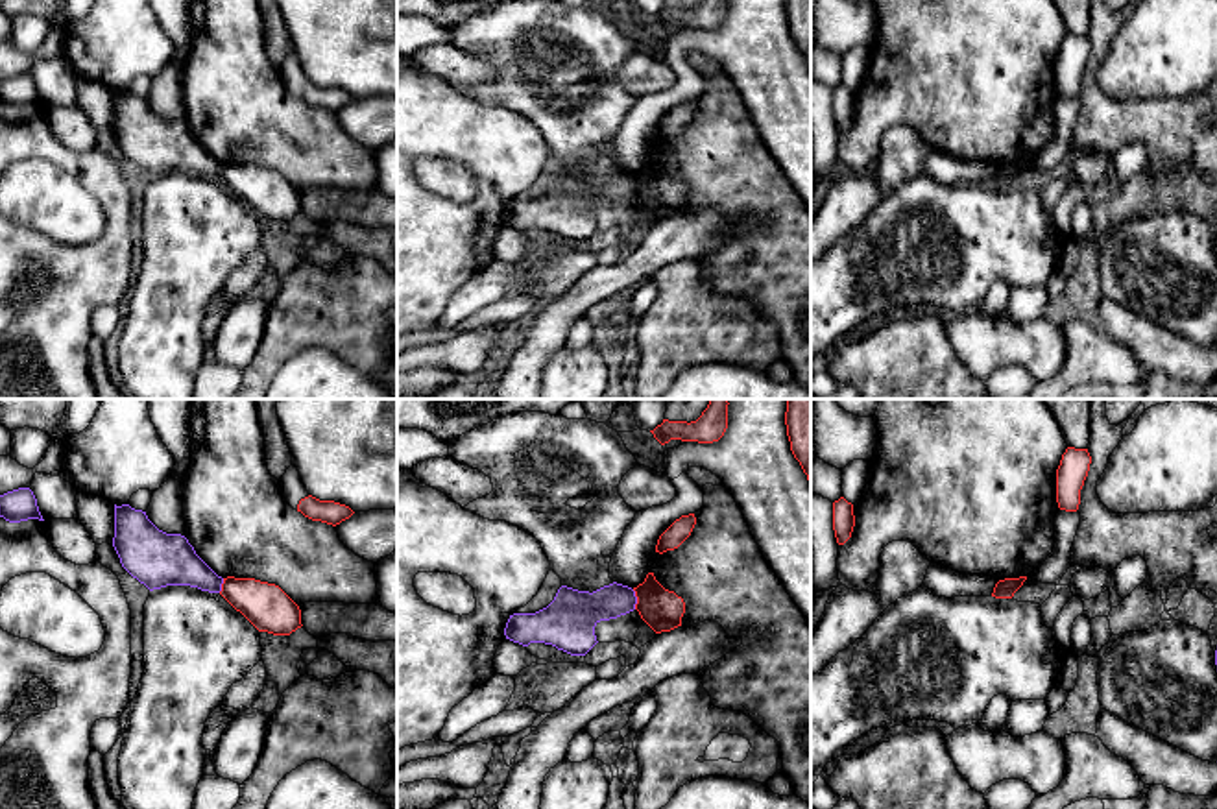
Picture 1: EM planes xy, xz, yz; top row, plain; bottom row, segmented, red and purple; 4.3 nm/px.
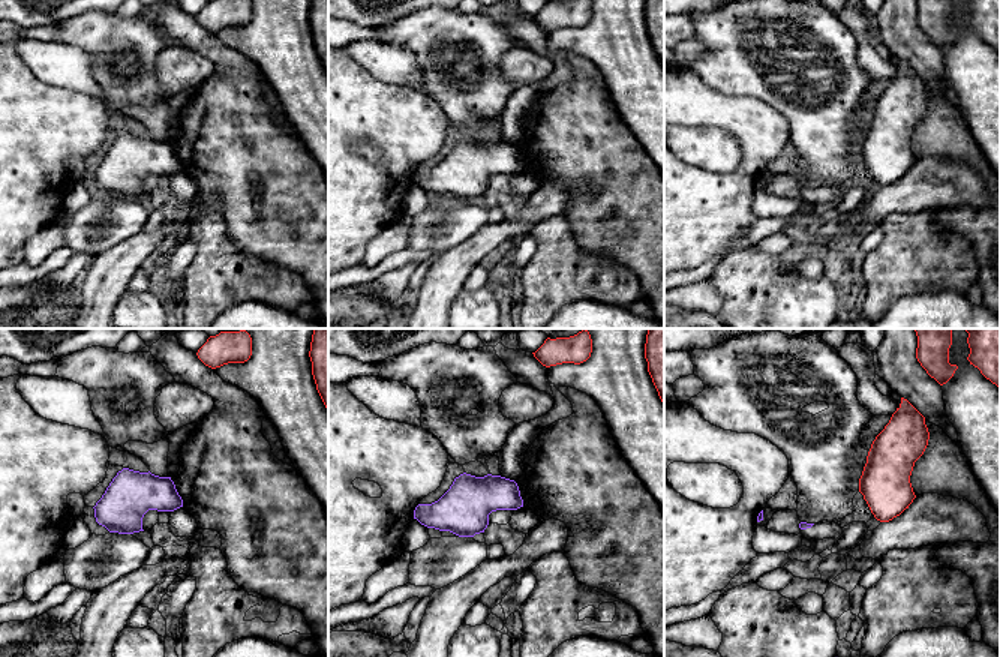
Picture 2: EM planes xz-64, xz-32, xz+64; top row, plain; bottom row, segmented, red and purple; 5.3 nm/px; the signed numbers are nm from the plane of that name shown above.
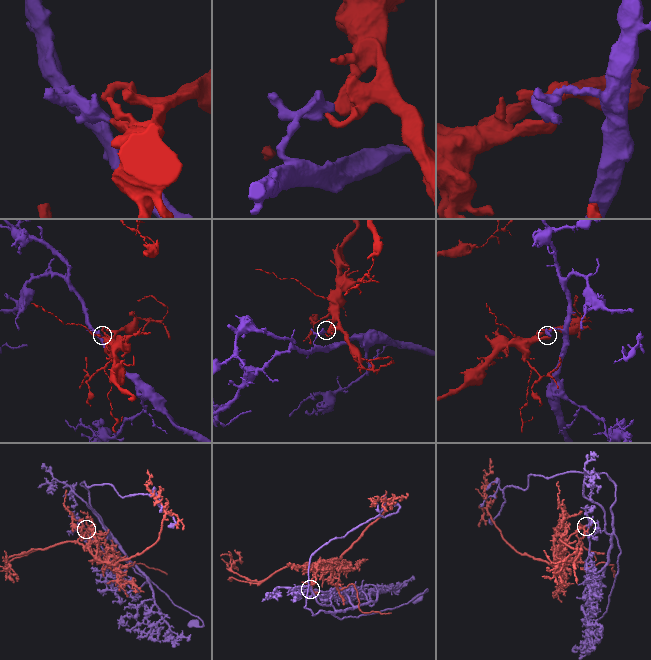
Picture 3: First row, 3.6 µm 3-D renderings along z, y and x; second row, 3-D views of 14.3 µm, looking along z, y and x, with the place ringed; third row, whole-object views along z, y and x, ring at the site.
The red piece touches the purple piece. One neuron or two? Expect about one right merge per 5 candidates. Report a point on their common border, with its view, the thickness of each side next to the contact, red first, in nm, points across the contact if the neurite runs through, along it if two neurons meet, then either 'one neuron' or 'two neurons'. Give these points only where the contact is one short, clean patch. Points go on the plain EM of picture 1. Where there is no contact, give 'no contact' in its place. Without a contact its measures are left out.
contact xz (638, 185); calibres 180 and 170 nm; border xz (632, 176), (636, 194); two neurons

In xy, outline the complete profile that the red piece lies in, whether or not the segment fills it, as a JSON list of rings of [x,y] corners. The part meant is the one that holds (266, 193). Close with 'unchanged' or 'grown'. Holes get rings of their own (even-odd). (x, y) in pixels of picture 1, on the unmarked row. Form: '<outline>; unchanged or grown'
[[[227,163],[220,181],[259,218],[290,222],[303,212],[299,192],[275,170]]]; unchanged

